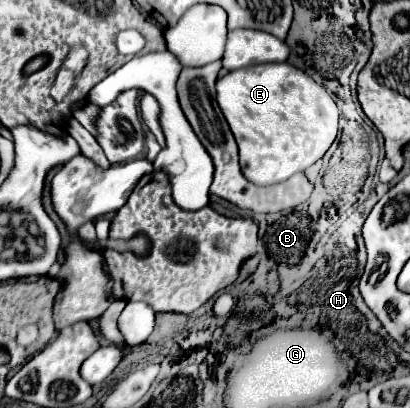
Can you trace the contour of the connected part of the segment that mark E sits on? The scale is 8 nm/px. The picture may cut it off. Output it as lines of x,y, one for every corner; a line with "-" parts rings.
287,62
247,66
225,74
217,80
217,104
237,140
243,176
259,186
271,186
281,180
287,180
295,172
303,172
305,168
321,160
337,138
339,112
333,98
311,76

